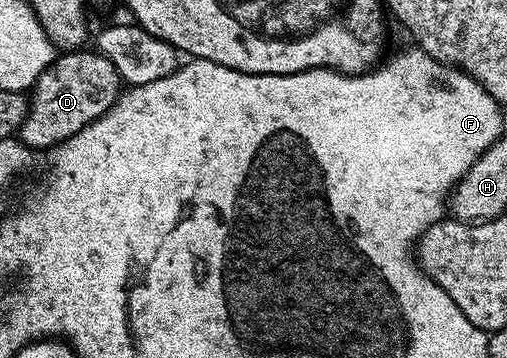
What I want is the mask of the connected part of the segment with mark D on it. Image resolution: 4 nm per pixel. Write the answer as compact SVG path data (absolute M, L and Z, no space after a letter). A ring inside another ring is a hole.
M66 51L55 56L54 62L34 80L26 118L17 131L27 149L49 150L79 133L85 125L91 125L97 117L103 117L118 102L124 82L116 67L108 63L104 54L86 52Z

